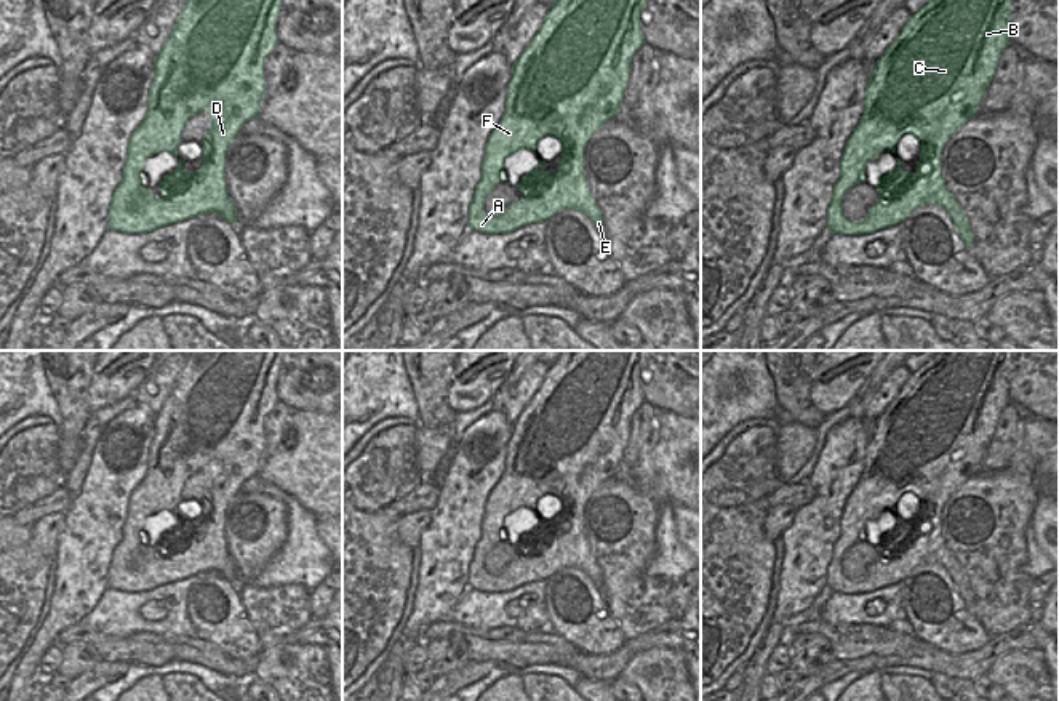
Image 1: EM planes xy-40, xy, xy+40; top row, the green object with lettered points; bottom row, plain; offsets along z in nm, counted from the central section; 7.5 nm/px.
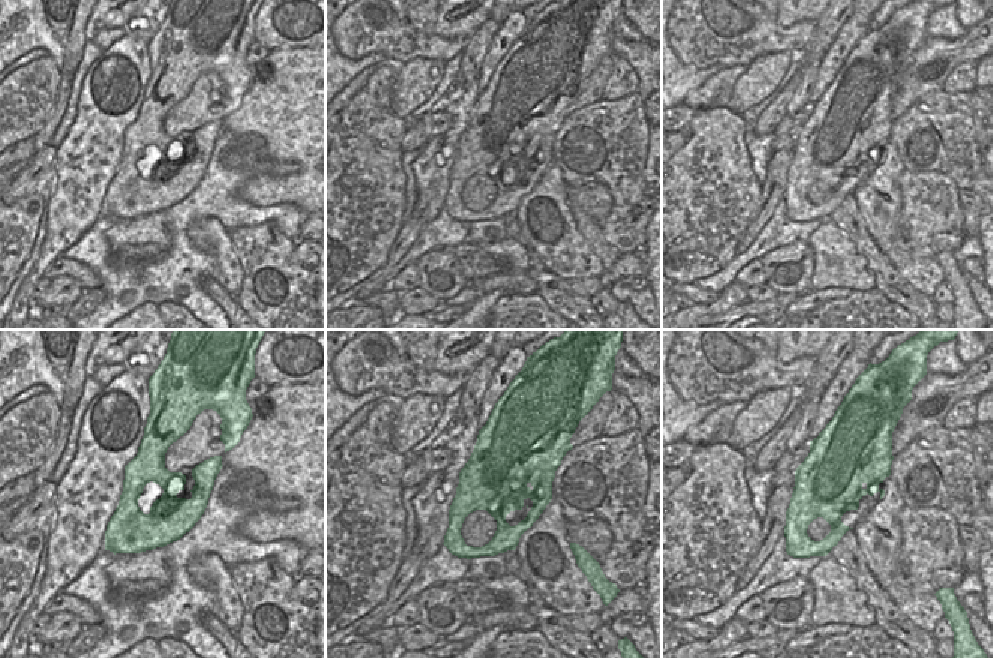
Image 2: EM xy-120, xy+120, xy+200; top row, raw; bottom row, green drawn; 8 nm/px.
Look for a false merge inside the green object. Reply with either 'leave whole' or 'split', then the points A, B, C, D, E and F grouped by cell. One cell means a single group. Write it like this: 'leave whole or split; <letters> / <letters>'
leave whole; A B C D E F

